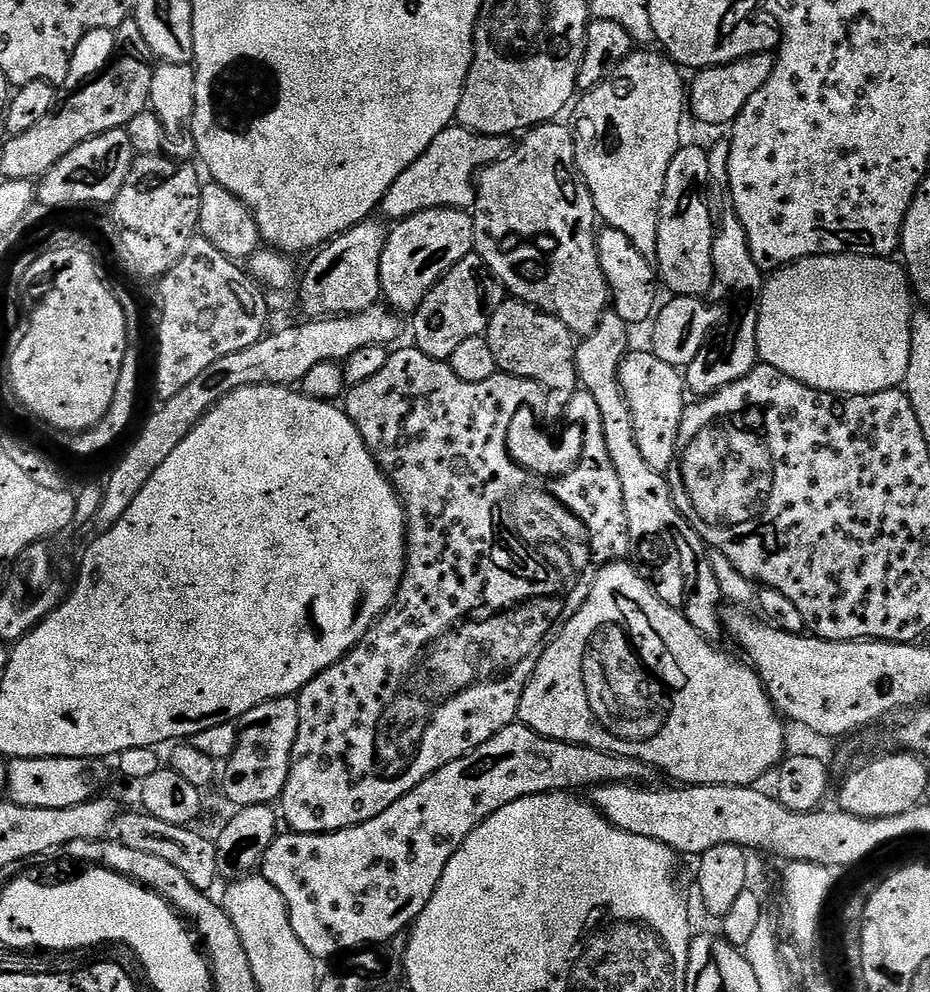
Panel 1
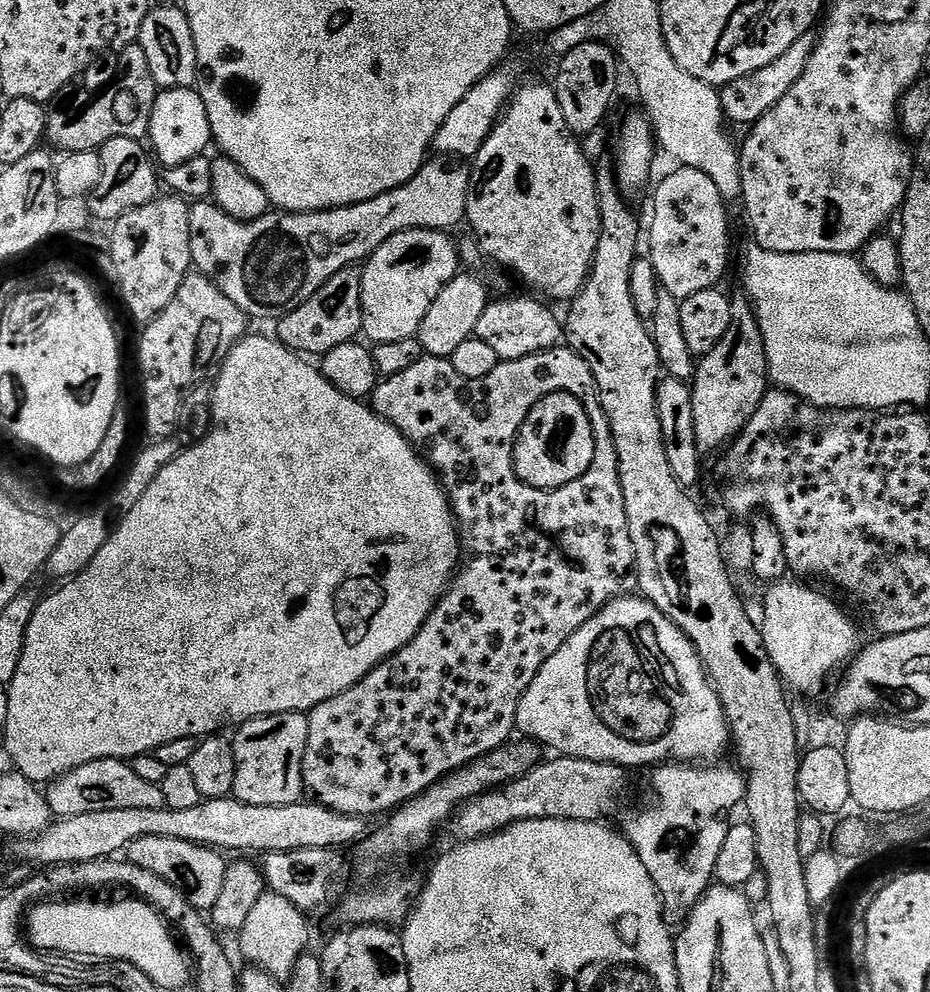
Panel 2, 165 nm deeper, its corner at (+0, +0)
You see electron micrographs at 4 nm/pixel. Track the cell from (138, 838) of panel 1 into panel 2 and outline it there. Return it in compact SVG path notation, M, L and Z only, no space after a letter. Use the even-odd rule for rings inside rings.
M143 836L130 842L126 849L126 859L134 866L142 866L142 870L150 870L150 874L158 874L158 878L166 878L166 882L177 888L186 898L186 902L190 902L190 906L201 910L211 910L214 902L218 902L218 893L222 890L222 881L226 879L226 870L229 866L229 861L215 848L206 848L194 842L182 842L178 838L153 836Z

